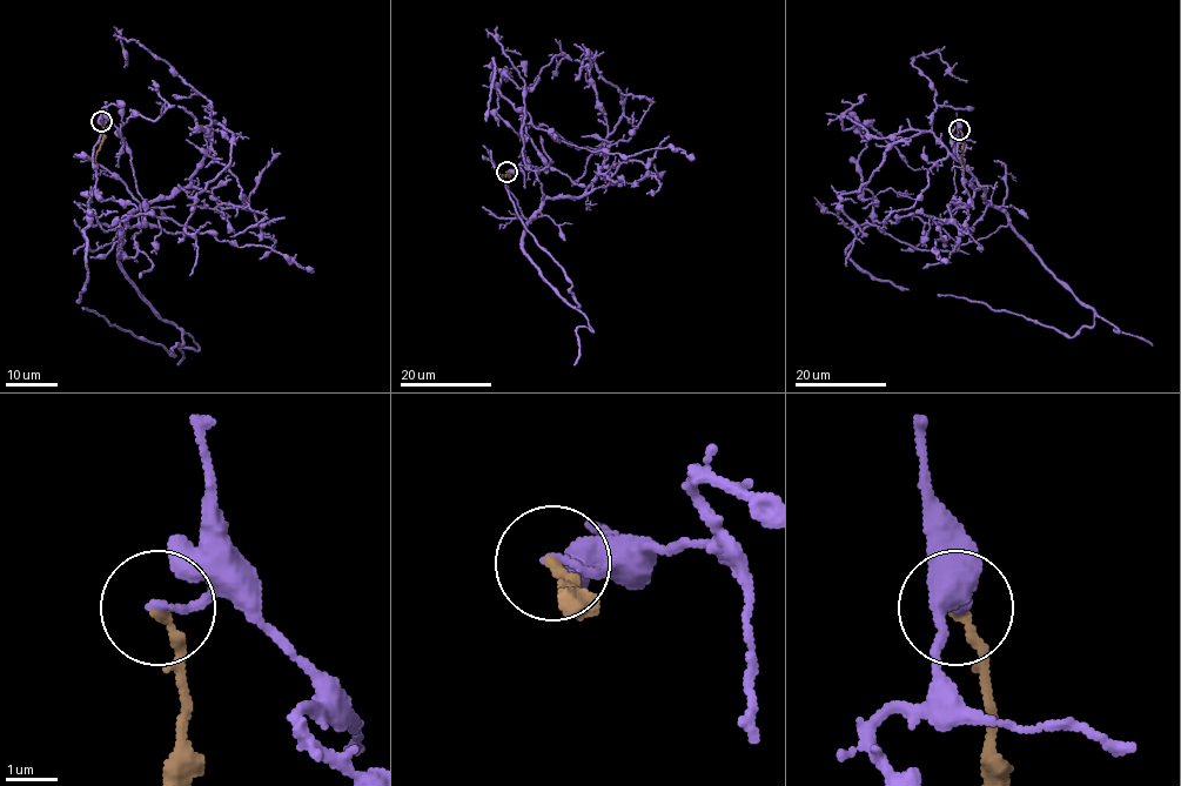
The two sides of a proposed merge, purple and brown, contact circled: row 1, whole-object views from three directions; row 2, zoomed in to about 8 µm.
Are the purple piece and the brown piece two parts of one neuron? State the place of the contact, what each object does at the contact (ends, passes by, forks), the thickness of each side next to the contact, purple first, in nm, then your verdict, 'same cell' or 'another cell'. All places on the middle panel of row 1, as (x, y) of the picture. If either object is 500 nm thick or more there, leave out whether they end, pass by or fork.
(507, 172) | purple ends | brown ends | 140/240 nm | another cell

